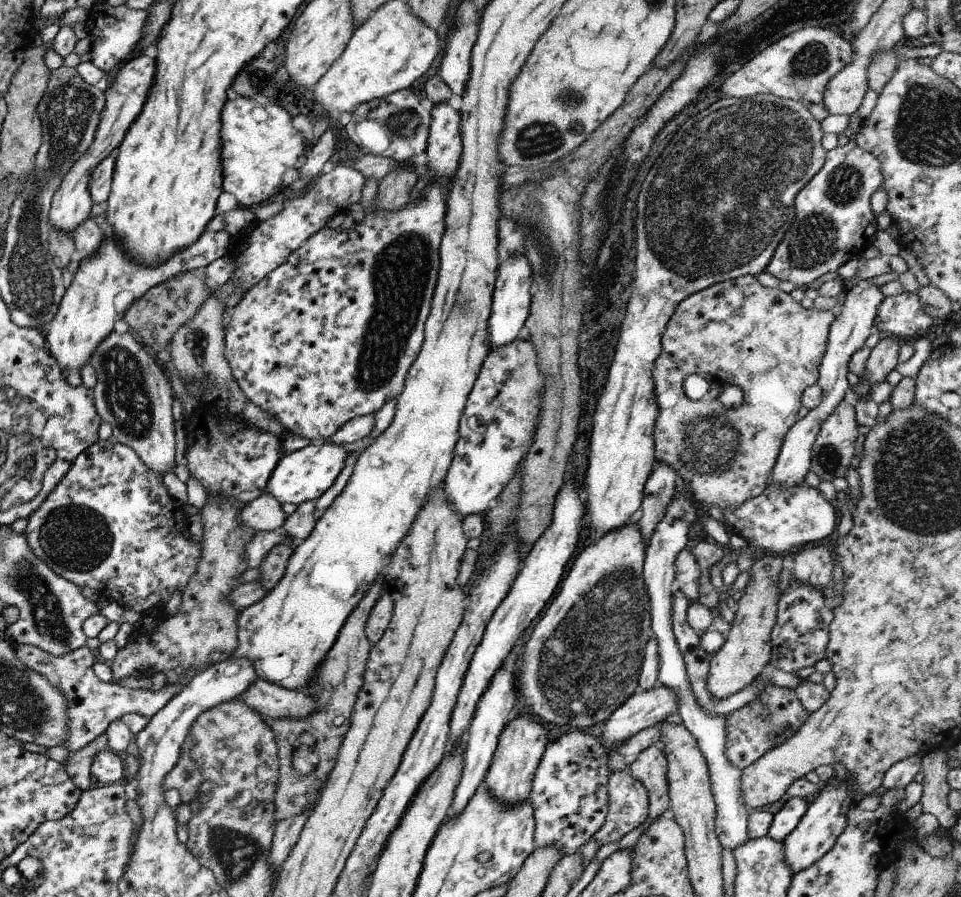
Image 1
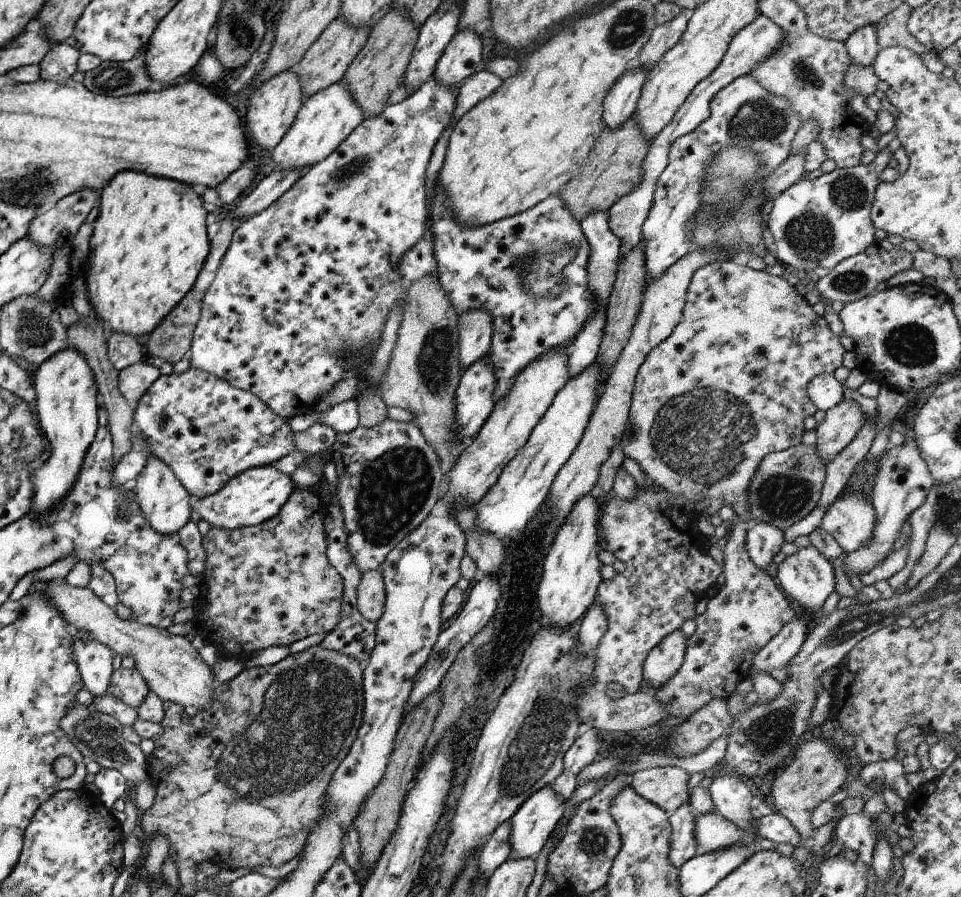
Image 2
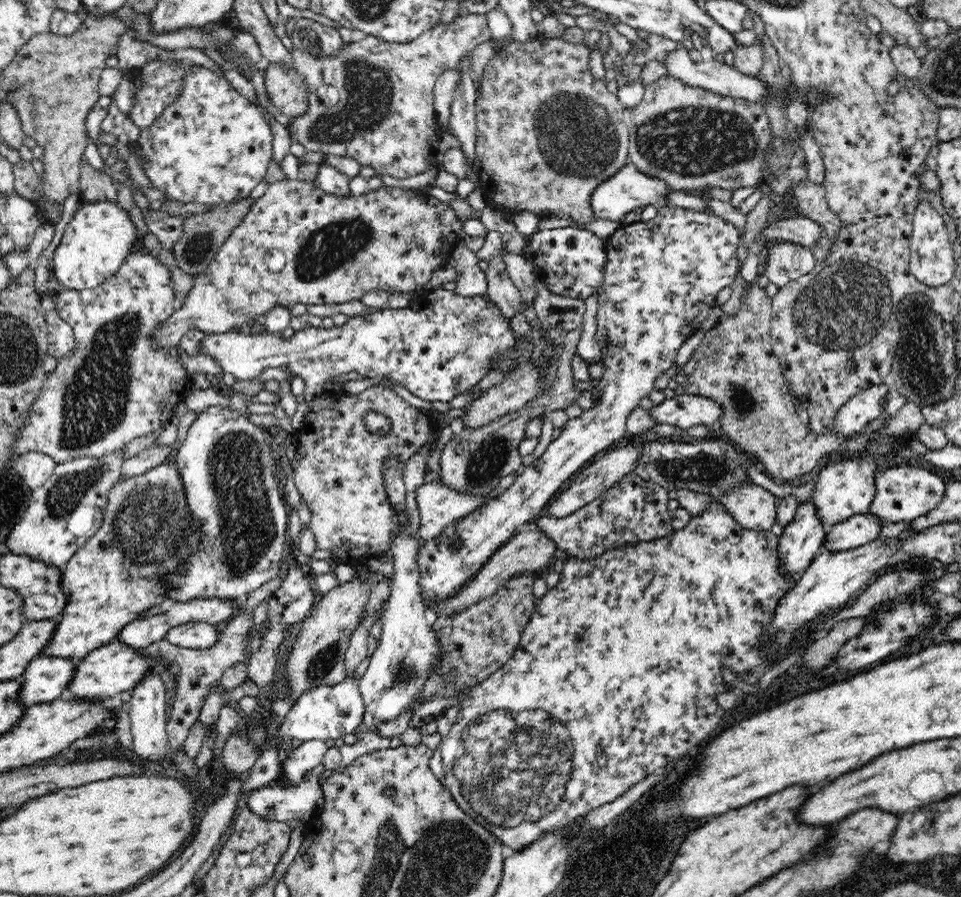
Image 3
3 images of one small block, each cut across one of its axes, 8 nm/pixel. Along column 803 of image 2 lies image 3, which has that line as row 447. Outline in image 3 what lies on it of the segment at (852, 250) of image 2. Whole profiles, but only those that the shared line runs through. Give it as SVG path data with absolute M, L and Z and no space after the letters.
M210 406L196 415L187 431L185 440L175 448L170 461L173 461L179 474L186 496L187 511L191 514L191 518L193 518L193 522L195 522L195 528L199 530L200 537L202 538L200 538L200 542L198 542L197 549L192 554L189 554L183 561L180 561L177 569L167 572L159 580L159 582L165 586L164 600L177 602L178 604L182 602L192 602L192 600L212 600L212 598L217 598L221 600L221 602L226 602L226 600L240 601L246 599L249 594L252 594L254 590L260 588L262 584L270 582L270 580L280 574L280 564L282 564L284 548L286 548L286 541L288 541L286 527L288 524L289 506L286 504L286 501L282 500L278 495L277 483L274 480L276 476L274 471L277 459L276 455L276 441L271 440L262 432L261 427L254 425L252 421L243 417L238 411L235 411L231 407L222 408L222 406Z

